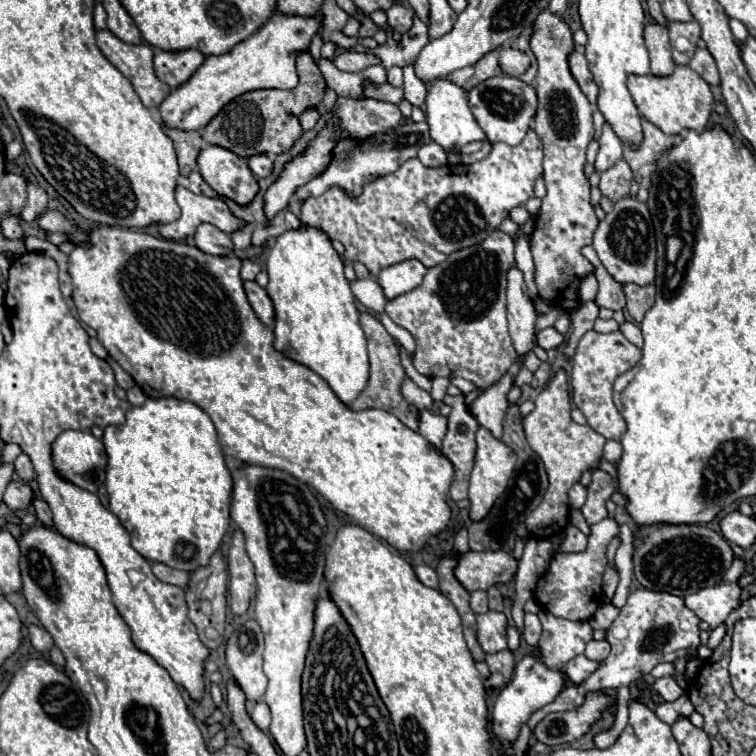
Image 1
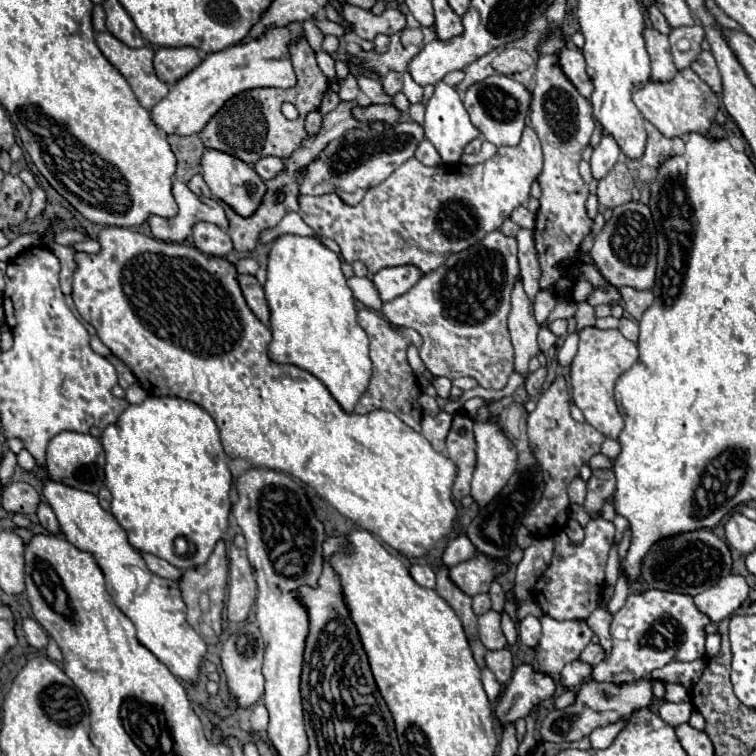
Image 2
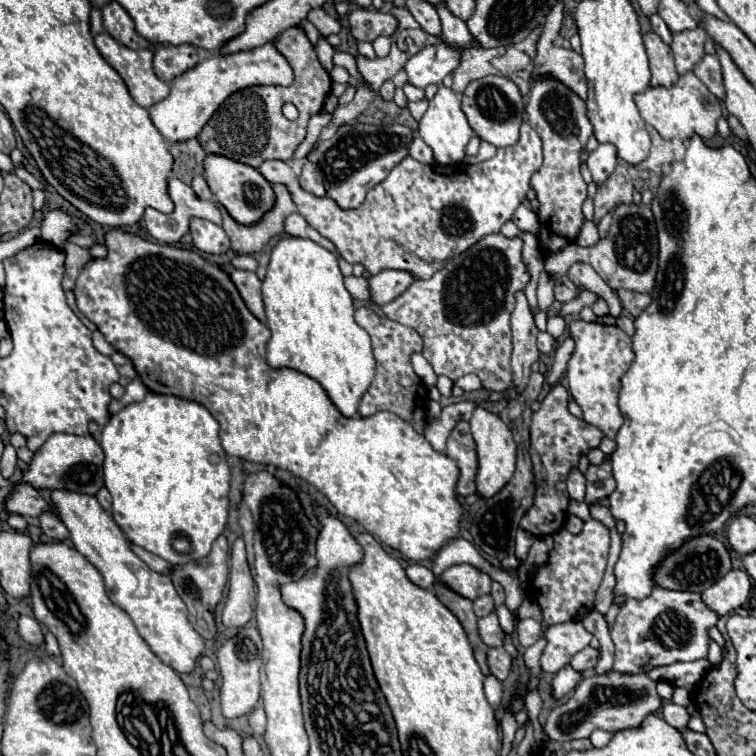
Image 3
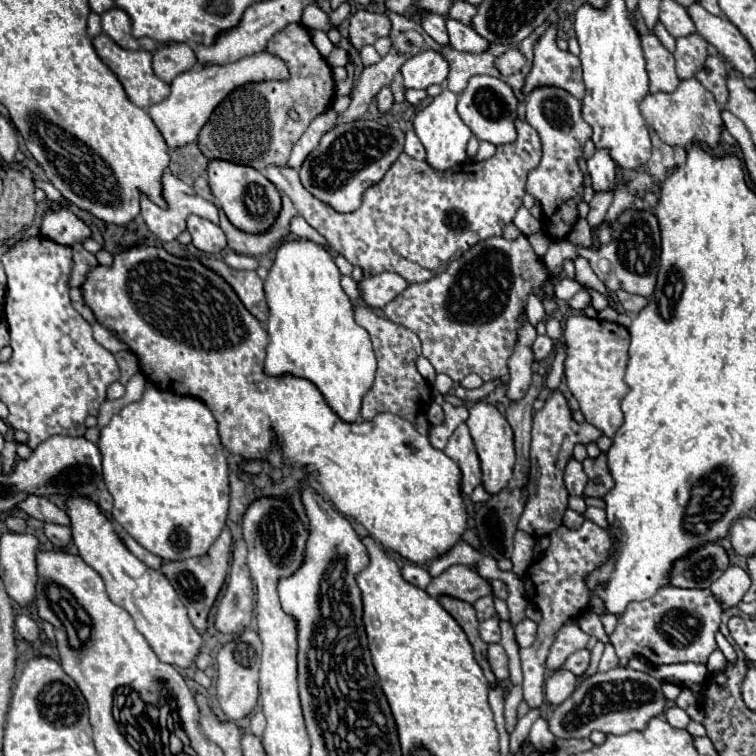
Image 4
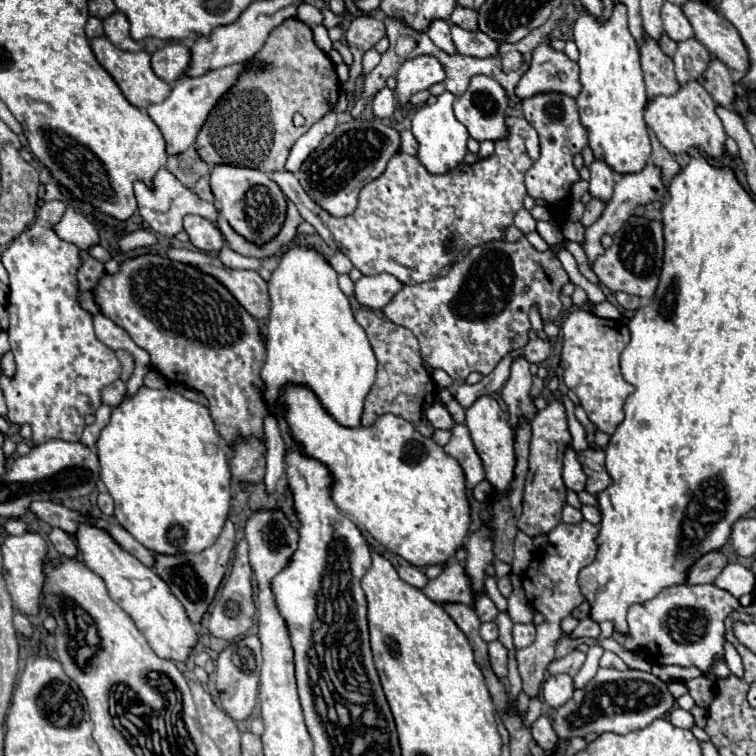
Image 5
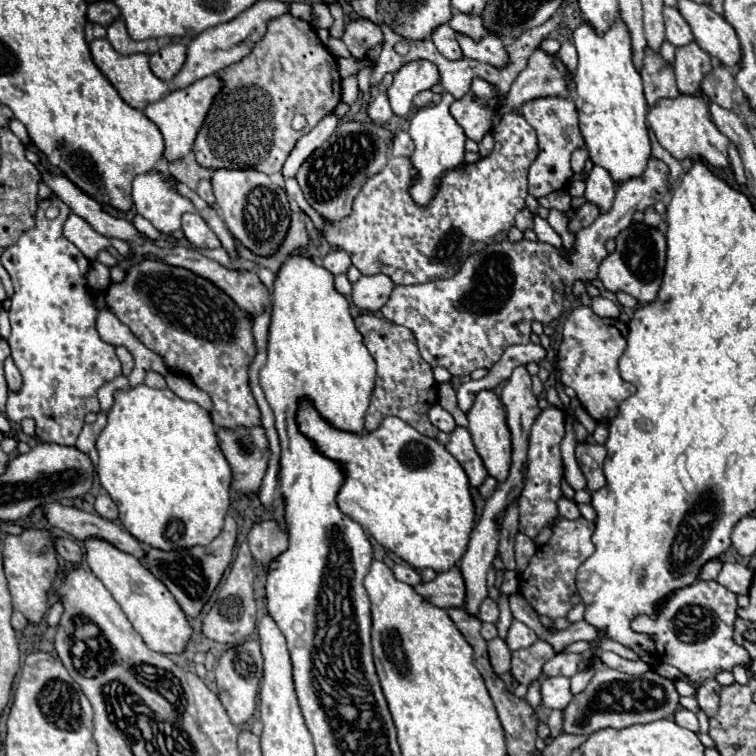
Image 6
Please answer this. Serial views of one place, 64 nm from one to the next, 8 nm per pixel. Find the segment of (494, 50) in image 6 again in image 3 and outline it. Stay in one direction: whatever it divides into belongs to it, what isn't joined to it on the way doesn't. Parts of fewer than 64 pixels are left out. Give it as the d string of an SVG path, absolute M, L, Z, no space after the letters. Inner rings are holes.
M444 2L436 4L436 10L438 10L440 22L442 22L442 40L444 40L444 42L454 44L454 46L458 46L458 48L478 46L478 44L472 40L468 28L466 28L466 24L464 24L464 20L452 16L452 12L448 12L448 6L446 6Z

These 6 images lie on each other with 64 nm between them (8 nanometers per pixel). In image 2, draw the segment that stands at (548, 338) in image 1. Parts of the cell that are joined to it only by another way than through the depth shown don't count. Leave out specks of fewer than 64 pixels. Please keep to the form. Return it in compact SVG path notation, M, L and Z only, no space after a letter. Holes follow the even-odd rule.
M546 326L540 328L540 332L538 332L538 346L540 346L540 350L546 352L548 348L552 348L552 346L556 346L556 344L558 344L558 336L552 334Z

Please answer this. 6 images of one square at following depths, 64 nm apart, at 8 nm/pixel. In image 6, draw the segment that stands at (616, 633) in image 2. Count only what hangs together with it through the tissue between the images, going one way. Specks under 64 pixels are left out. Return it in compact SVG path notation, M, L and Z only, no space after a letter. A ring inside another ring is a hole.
M714 580L694 582L690 586L678 588L676 592L670 592L660 604L656 604L656 618L654 620L646 614L636 616L632 620L632 630L652 636L660 662L676 666L682 674L688 676L690 682L704 682L706 678L714 678L716 672L720 672L720 670L732 670L734 664L746 666L750 662L746 650L732 640L732 630L734 630L732 626L736 620L736 608L738 608L736 594L732 594L728 588L720 586Z

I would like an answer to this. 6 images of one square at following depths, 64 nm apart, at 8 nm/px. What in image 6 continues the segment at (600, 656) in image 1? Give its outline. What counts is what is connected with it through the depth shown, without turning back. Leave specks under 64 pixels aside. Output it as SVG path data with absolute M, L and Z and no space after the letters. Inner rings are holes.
M556 654L552 660L548 660L544 664L544 674L546 676L574 676L580 668L580 664L584 662L582 654Z

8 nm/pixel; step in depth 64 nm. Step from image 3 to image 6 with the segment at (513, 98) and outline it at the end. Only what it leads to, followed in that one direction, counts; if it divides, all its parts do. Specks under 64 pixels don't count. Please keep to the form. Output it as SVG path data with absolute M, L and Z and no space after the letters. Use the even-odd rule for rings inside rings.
M476 78L470 86L470 92L460 100L454 100L450 112L464 128L466 136L474 142L480 142L486 134L494 132L500 104L502 98L498 88L484 78Z

